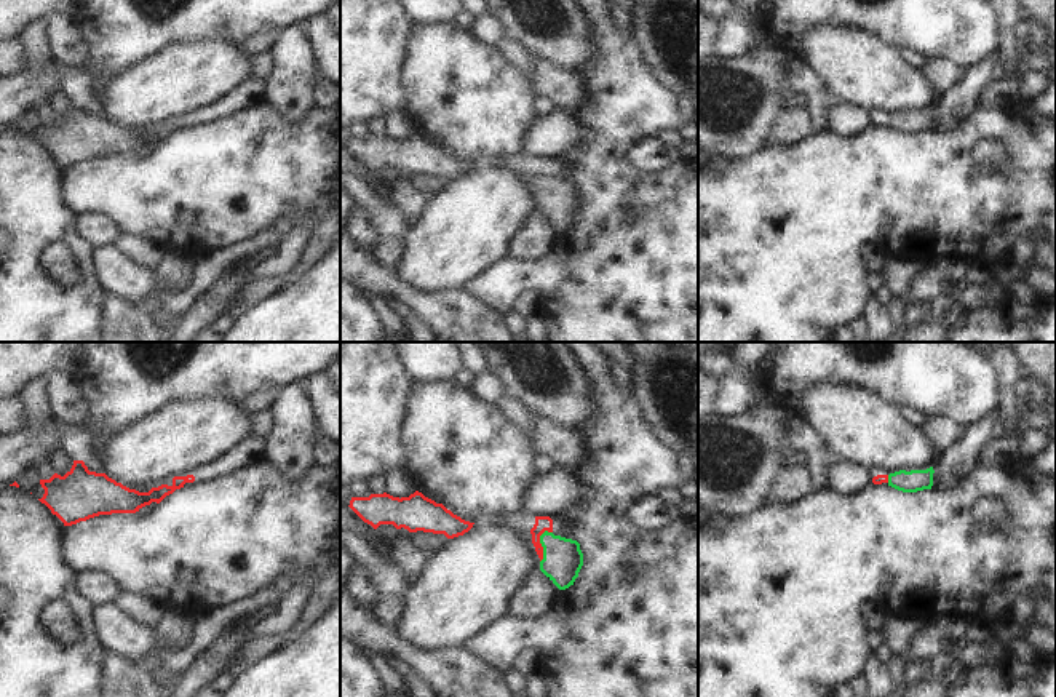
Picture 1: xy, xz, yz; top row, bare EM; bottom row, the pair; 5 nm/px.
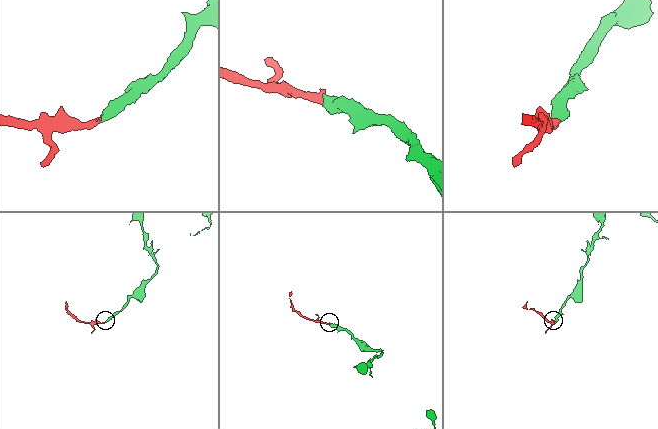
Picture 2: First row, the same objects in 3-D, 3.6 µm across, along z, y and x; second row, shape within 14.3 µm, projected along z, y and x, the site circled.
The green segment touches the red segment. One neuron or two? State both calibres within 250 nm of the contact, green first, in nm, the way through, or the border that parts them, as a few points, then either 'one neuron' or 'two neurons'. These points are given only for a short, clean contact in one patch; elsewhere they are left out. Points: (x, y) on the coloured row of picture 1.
calibres 200 and 80 nm; way xz (563, 558), (542, 545), (542, 523); one neuron

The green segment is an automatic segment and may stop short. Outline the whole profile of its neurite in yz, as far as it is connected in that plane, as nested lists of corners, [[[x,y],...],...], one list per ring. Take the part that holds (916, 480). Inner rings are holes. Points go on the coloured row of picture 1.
[[[933,467],[927,470],[899,470],[890,475],[877,475],[872,478],[874,484],[887,483],[888,486],[903,492],[917,492],[923,489],[931,489],[933,486]]]

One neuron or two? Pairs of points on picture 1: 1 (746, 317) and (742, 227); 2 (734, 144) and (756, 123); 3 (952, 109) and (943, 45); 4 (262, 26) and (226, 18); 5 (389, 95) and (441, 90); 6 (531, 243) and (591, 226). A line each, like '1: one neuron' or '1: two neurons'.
1: one neuron
2: one neuron
3: two neurons
4: one neuron
5: two neurons
6: two neurons

